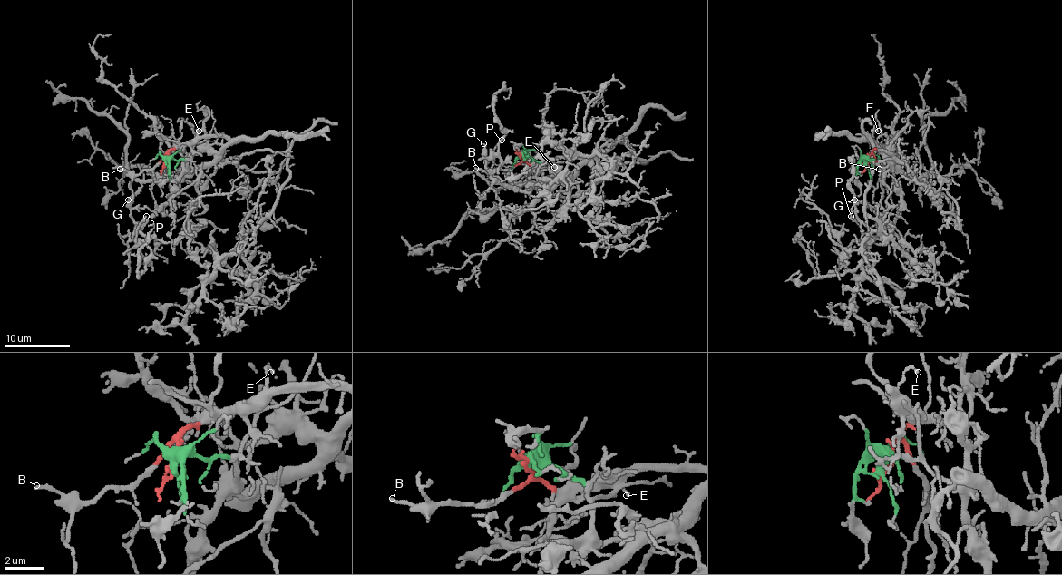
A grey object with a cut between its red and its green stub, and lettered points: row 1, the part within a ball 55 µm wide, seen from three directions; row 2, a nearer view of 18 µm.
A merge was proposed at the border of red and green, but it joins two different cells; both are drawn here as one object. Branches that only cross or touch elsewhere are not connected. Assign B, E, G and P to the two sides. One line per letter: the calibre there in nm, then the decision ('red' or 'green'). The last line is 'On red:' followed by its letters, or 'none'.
B: 170 nm | red
E: 90 nm | red
G: 140 nm | green
P: 150 nm | green
On red: B, E

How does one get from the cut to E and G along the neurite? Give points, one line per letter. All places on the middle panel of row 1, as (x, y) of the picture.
E: (521, 156), (526, 163), (541, 164), (551, 160), (554, 166)
G: (521, 156), (533, 158), (540, 163), (541, 178), (526, 190), (506, 188), (485, 166), (483, 143)

